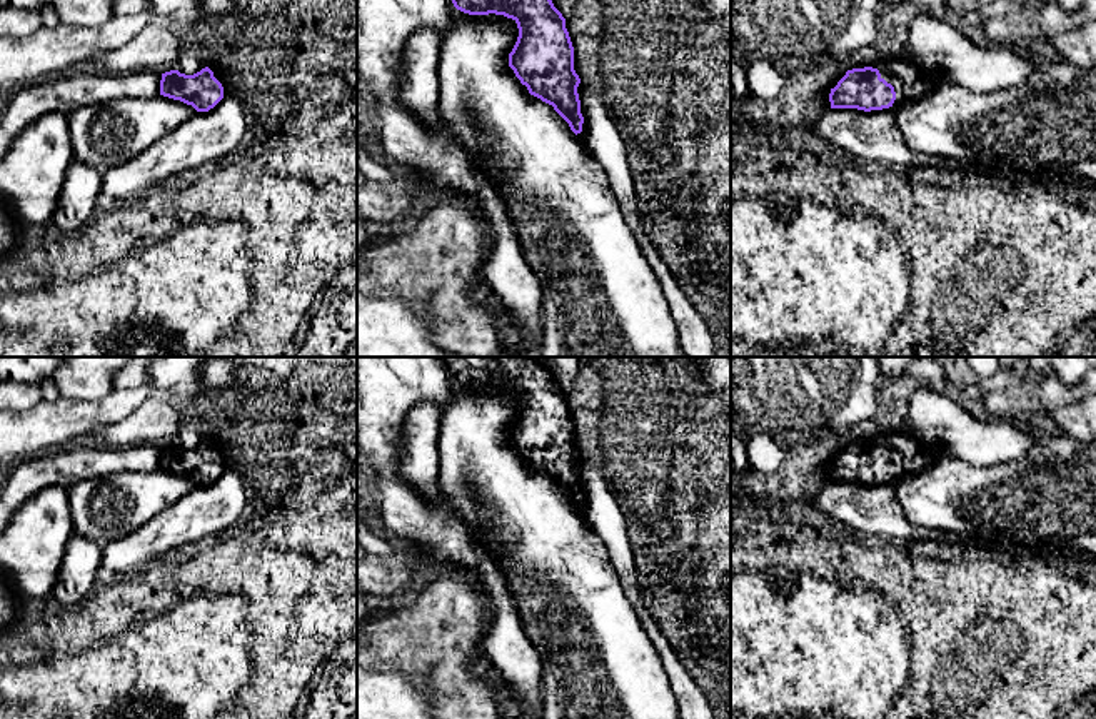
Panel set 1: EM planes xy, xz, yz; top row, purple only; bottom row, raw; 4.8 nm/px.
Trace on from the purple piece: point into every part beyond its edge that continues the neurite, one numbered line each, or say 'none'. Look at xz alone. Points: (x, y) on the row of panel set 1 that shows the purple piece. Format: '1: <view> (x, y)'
none

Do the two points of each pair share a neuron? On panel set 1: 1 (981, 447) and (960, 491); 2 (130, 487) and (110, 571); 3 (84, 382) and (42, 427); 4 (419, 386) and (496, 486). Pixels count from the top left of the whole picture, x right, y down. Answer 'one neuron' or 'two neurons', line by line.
1: two neurons
2: two neurons
3: two neurons
4: two neurons

